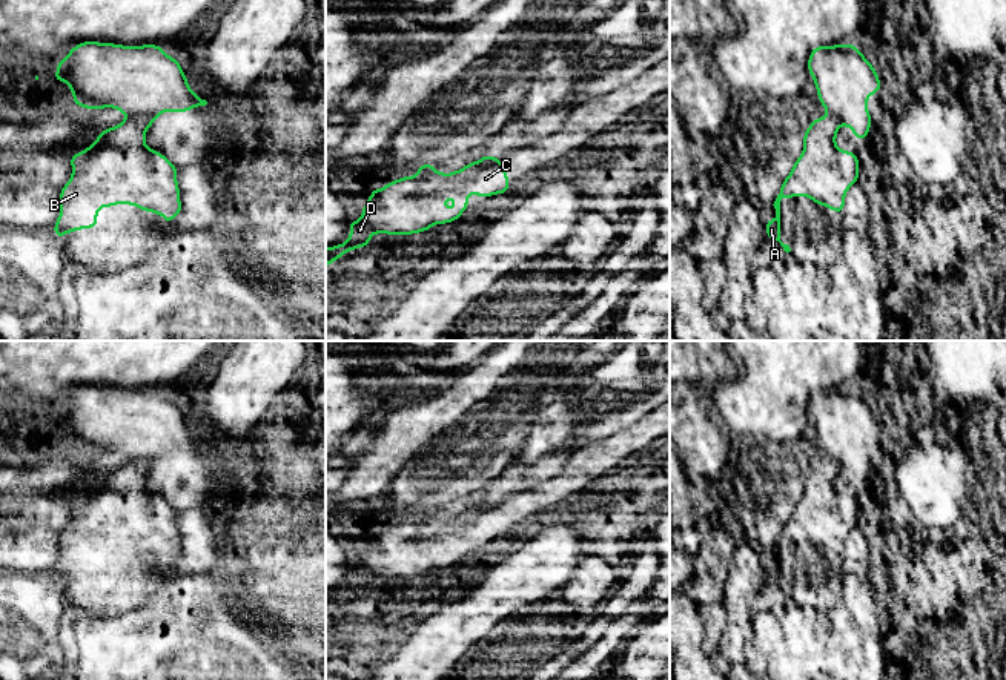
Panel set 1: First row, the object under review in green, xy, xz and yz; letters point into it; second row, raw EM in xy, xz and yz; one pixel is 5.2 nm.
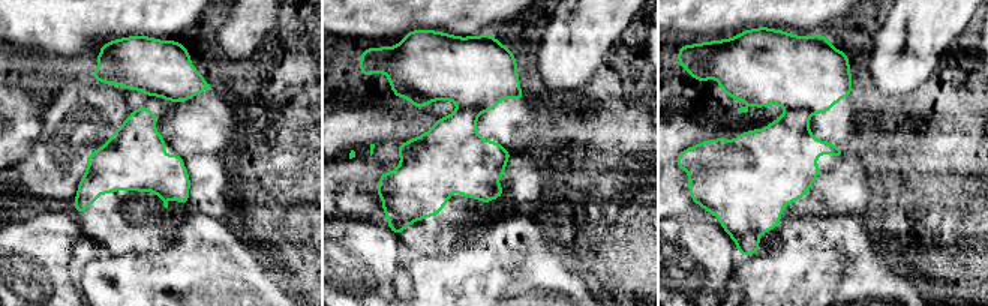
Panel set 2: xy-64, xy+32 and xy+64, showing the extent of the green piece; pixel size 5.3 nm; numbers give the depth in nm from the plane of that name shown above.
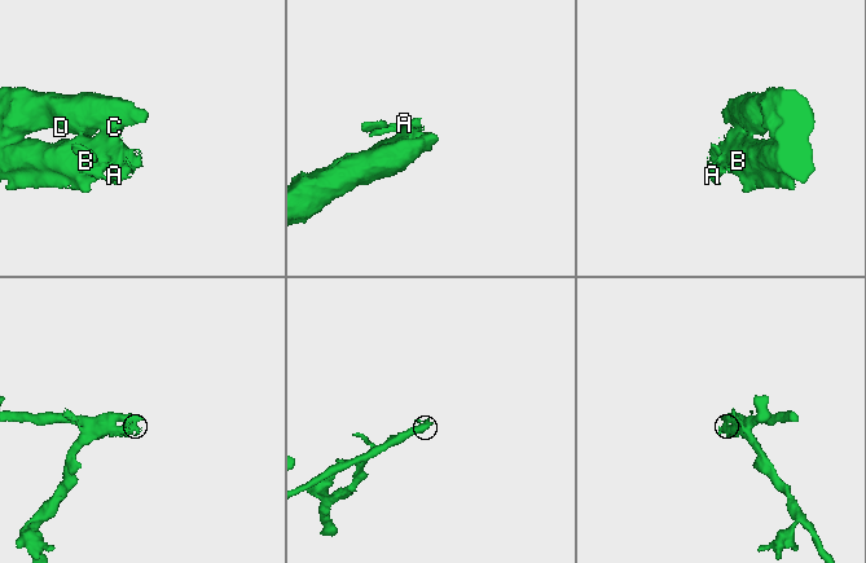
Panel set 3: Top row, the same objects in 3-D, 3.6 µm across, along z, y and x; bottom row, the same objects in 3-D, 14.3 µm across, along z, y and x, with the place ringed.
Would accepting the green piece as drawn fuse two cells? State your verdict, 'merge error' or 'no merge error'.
merge error

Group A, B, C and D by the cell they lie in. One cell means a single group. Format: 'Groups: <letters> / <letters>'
Groups: A B / C D

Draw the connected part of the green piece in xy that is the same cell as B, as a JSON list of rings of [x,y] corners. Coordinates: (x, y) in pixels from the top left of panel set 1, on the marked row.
[[[147,115],[127,117],[118,126],[103,129],[94,144],[68,158],[72,164],[72,175],[58,195],[61,207],[52,229],[58,239],[63,241],[63,235],[74,230],[98,227],[98,209],[115,204],[137,206],[143,212],[160,213],[166,224],[170,224],[174,216],[181,216],[178,167],[161,152],[144,144],[149,126]]]

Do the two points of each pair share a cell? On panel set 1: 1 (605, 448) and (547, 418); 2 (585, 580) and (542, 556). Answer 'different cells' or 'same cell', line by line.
1: different cells
2: different cells

